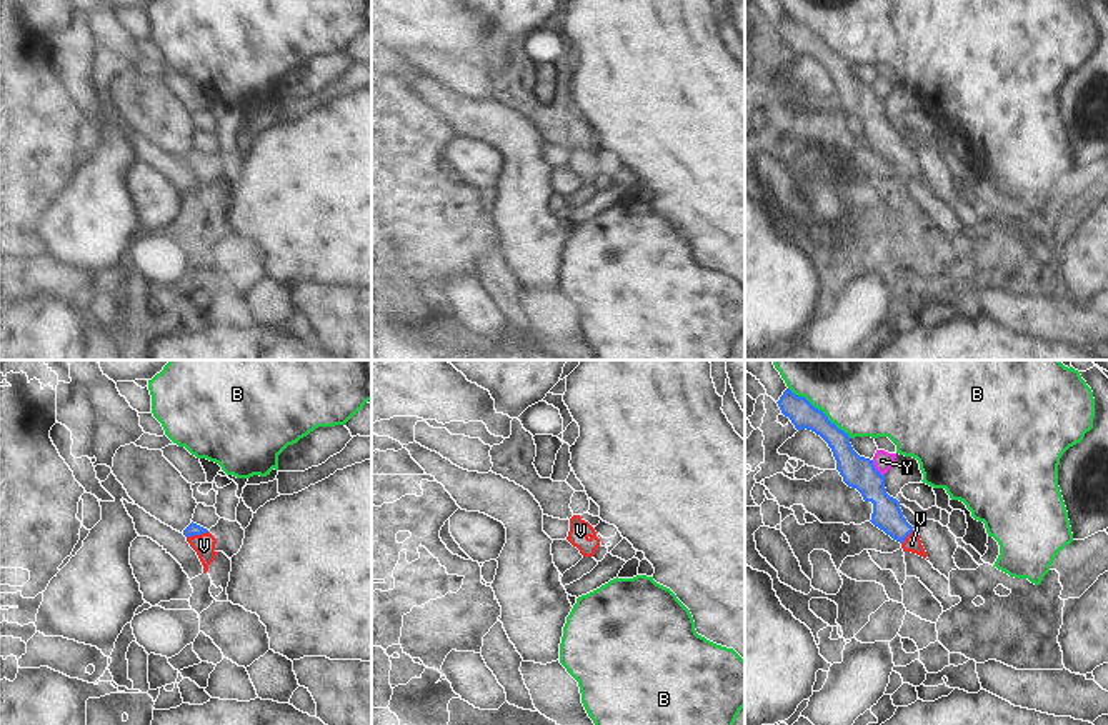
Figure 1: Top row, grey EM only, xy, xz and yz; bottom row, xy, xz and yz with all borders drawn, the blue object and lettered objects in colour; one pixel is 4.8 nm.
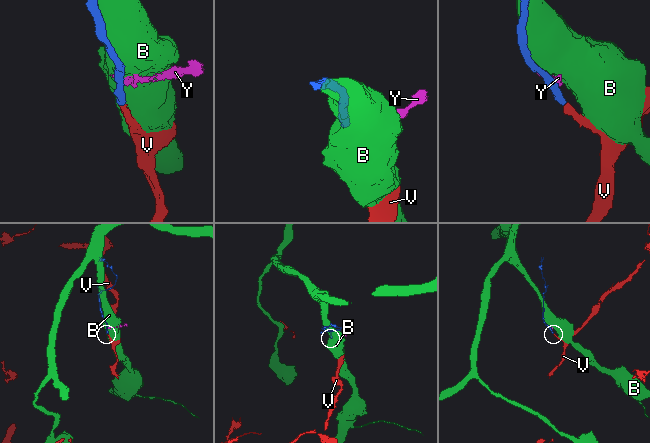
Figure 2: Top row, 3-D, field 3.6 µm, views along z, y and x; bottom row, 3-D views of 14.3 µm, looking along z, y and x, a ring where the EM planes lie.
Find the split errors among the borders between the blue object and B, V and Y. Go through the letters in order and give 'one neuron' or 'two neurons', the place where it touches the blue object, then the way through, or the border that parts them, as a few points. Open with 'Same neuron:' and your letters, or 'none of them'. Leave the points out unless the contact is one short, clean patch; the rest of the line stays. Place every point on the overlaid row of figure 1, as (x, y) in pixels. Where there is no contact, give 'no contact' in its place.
Same neuron: V
B: two neurons; contact yz (820, 410)
V: one neuron; contact xy (197, 534); way xy (192, 529), (197, 534), (204, 545)
Y: two neurons; contact yz (875, 469); border yz (872, 460), (883, 475)

